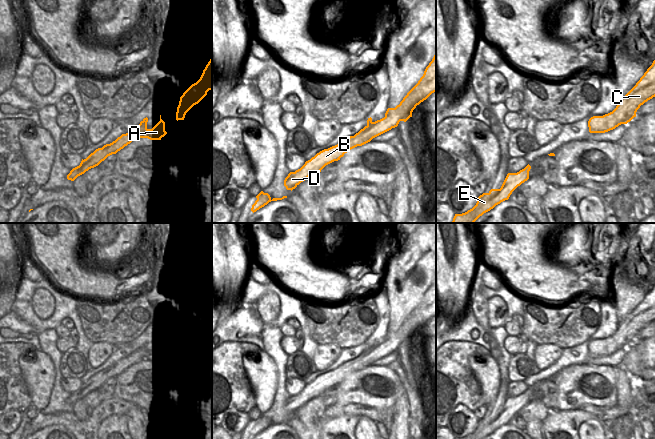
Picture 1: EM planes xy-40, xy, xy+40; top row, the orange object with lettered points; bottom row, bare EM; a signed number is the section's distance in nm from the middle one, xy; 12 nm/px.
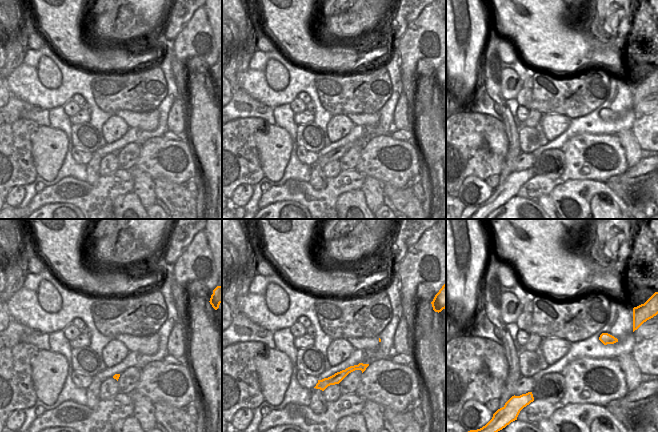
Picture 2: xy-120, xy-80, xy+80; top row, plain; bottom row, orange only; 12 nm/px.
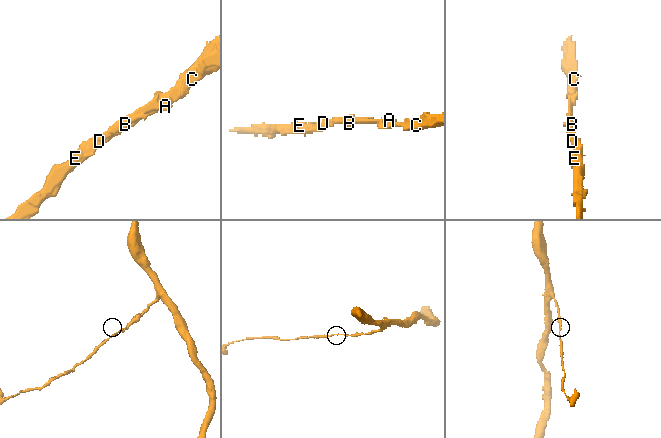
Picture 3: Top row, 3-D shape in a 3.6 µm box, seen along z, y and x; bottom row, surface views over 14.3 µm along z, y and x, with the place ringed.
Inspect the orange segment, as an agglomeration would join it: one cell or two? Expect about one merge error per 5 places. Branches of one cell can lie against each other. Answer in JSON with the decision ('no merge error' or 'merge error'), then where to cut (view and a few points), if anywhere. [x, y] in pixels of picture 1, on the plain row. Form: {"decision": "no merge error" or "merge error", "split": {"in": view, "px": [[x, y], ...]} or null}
{"decision": "no merge error", "split": null}

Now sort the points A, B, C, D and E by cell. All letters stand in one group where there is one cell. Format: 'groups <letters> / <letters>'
groups A B C D E

